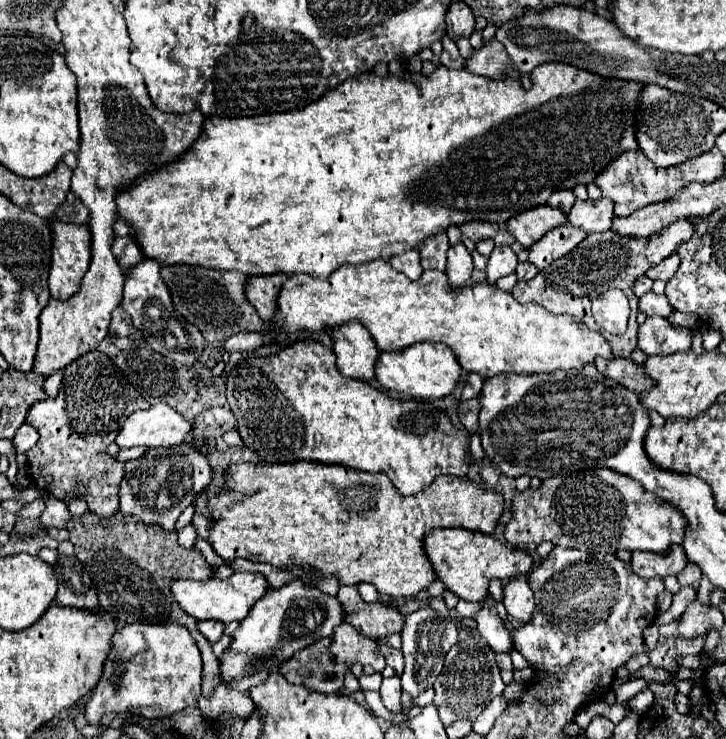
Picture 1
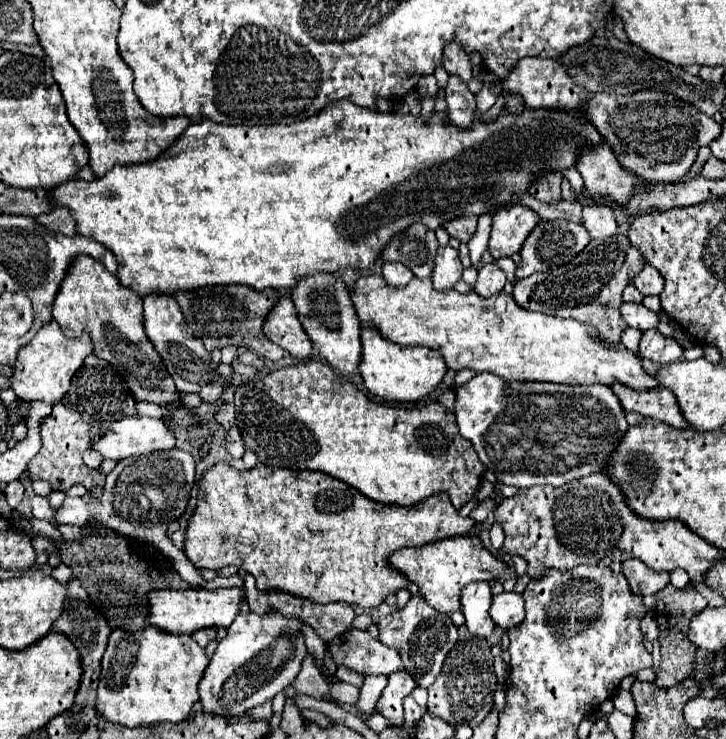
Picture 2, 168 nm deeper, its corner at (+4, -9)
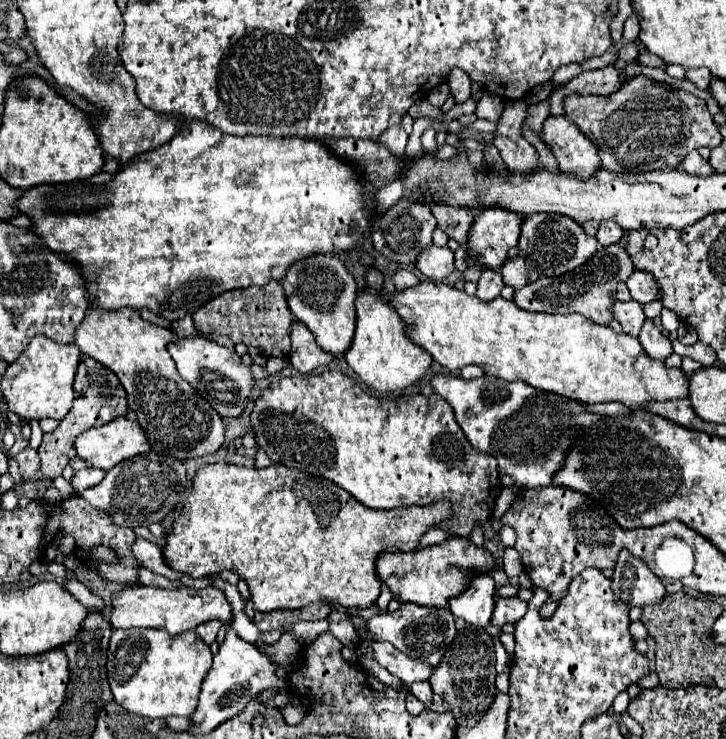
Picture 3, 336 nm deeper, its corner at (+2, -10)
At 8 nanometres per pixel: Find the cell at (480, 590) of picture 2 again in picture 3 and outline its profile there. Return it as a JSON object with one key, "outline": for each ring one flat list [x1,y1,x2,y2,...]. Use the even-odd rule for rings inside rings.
{"outline":[[480,572,470,578,470,586,454,598,450,598,448,608,456,618,464,618,468,624,486,628,494,610,494,578,490,572]]}

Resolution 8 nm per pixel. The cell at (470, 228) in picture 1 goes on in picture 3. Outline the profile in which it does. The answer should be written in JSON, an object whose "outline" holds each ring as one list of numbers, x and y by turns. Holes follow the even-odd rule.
{"outline":[[430,206,438,228,448,234,448,238,454,238,456,242,464,244,468,238,468,230,474,222,474,210,466,208,452,208,452,206]]}

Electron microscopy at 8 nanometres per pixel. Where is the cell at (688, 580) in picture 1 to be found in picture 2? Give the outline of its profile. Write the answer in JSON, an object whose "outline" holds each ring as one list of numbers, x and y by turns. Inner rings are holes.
{"outline":[[688,583,686,587,682,589,676,589,674,585,666,585,662,591,656,593,656,621,658,621,658,627,660,627,660,645,662,645,662,665,658,667,656,671,656,685,660,689,670,689,674,685,678,685,680,681,688,679,690,677,690,671,692,671,692,659,694,659,694,653,696,653,696,645,692,645,688,641,688,621,700,613,708,603,706,599,694,589,692,583]]}

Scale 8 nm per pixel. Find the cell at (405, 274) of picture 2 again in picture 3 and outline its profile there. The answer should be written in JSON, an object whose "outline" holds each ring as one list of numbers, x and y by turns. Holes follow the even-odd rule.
{"outline":[[396,270,396,274,394,274,394,284,396,284,396,290,406,290,406,288,410,288,410,286,416,286,416,284,420,284,420,280,418,280,418,276,416,274,412,274,412,272,408,272,408,270]]}

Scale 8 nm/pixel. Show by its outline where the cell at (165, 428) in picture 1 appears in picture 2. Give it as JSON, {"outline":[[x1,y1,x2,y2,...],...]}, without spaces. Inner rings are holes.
{"outline":[[124,417,110,425,108,433,92,449,104,459,126,459,152,451,168,451,176,445,174,431,164,425,164,419,152,417]]}

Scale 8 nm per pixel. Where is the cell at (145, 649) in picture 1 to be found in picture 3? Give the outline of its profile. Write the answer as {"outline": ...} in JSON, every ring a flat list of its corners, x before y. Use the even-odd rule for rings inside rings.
{"outline":[[114,630,108,646,108,678,114,700,128,712,146,718,190,718,210,666,210,646,202,642,194,630,176,636,166,630]]}

